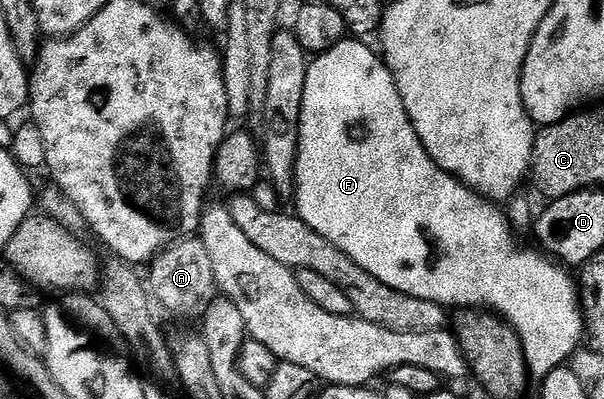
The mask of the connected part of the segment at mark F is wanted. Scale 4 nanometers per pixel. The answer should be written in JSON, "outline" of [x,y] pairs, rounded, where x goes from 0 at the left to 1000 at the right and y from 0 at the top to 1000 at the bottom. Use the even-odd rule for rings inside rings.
{"outline":[[[571,93],[553,123],[535,128],[510,160],[510,236],[500,253],[500,293],[497,296],[497,351],[490,386],[490,466],[487,471],[488,526],[500,554],[520,574],[520,584],[533,584],[540,604],[546,604],[579,654],[586,654],[606,684],[626,694],[646,724],[659,724],[659,734],[672,734],[679,744],[692,744],[699,754],[719,754],[737,774],[806,774],[839,805],[858,835],[868,867],[868,892],[874,907],[876,932],[882,942],[899,945],[917,925],[935,917],[947,890],[964,870],[969,847],[969,794],[962,779],[962,757],[955,712],[939,677],[919,649],[892,624],[866,629],[863,602],[848,586],[836,531],[823,511],[800,499],[788,481],[768,466],[762,451],[738,434],[715,401],[712,383],[699,363],[679,293],[672,283],[672,263],[659,233],[659,213],[646,183],[641,155],[629,148],[608,118],[608,105],[589,93]]]}

